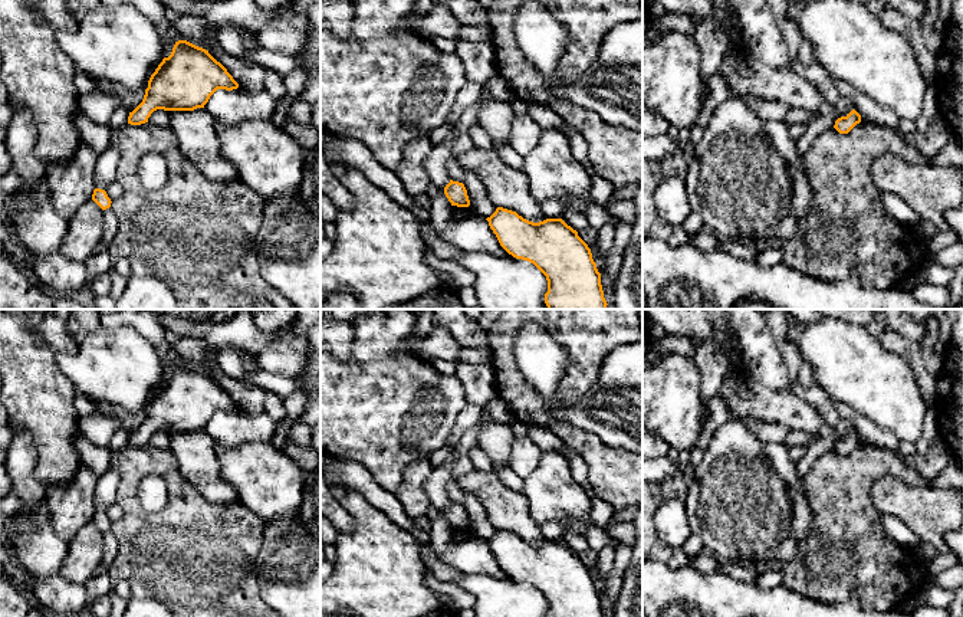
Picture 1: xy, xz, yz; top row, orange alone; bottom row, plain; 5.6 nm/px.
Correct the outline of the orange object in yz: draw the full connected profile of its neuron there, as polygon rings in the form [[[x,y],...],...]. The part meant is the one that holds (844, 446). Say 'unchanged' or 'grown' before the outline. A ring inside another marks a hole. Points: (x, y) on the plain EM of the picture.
unchanged; [[[852,431],[847,439],[841,439],[835,443],[834,450],[839,456],[848,456],[857,446],[861,444],[861,437]]]

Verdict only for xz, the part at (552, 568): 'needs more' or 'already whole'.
already whole

